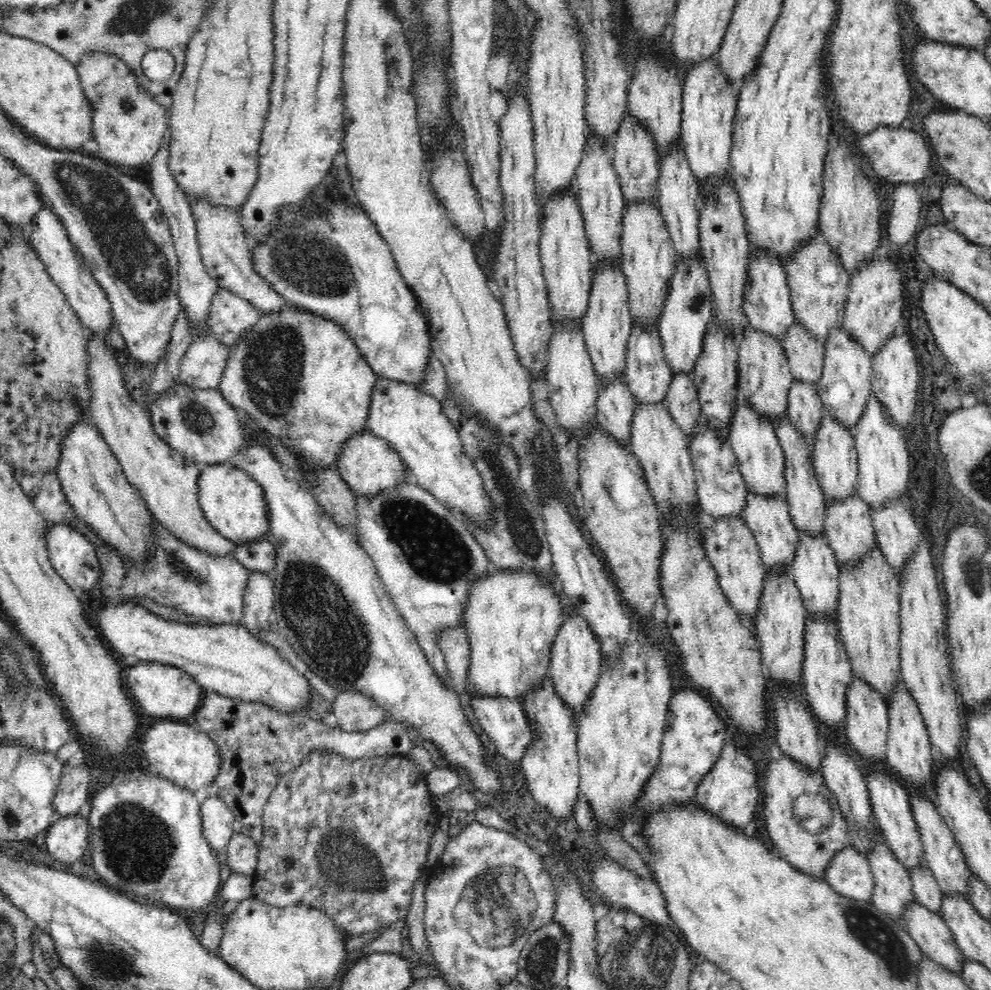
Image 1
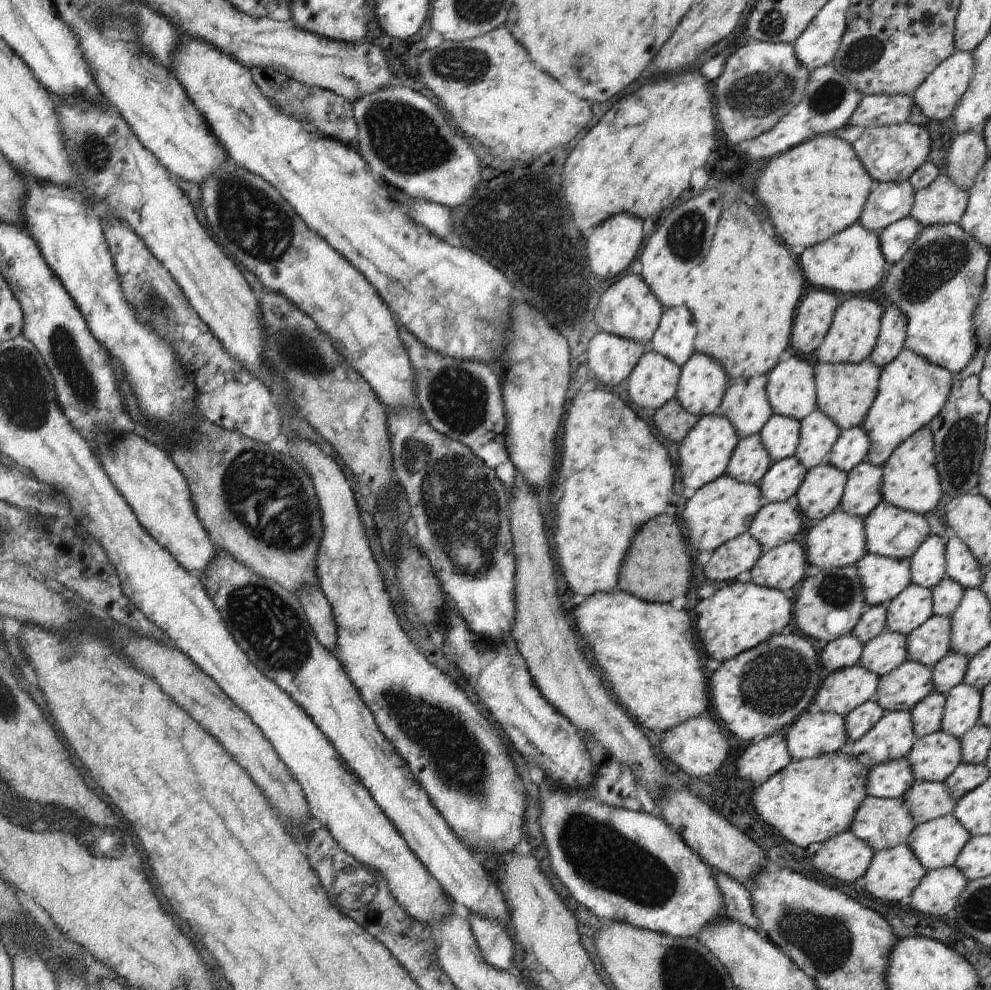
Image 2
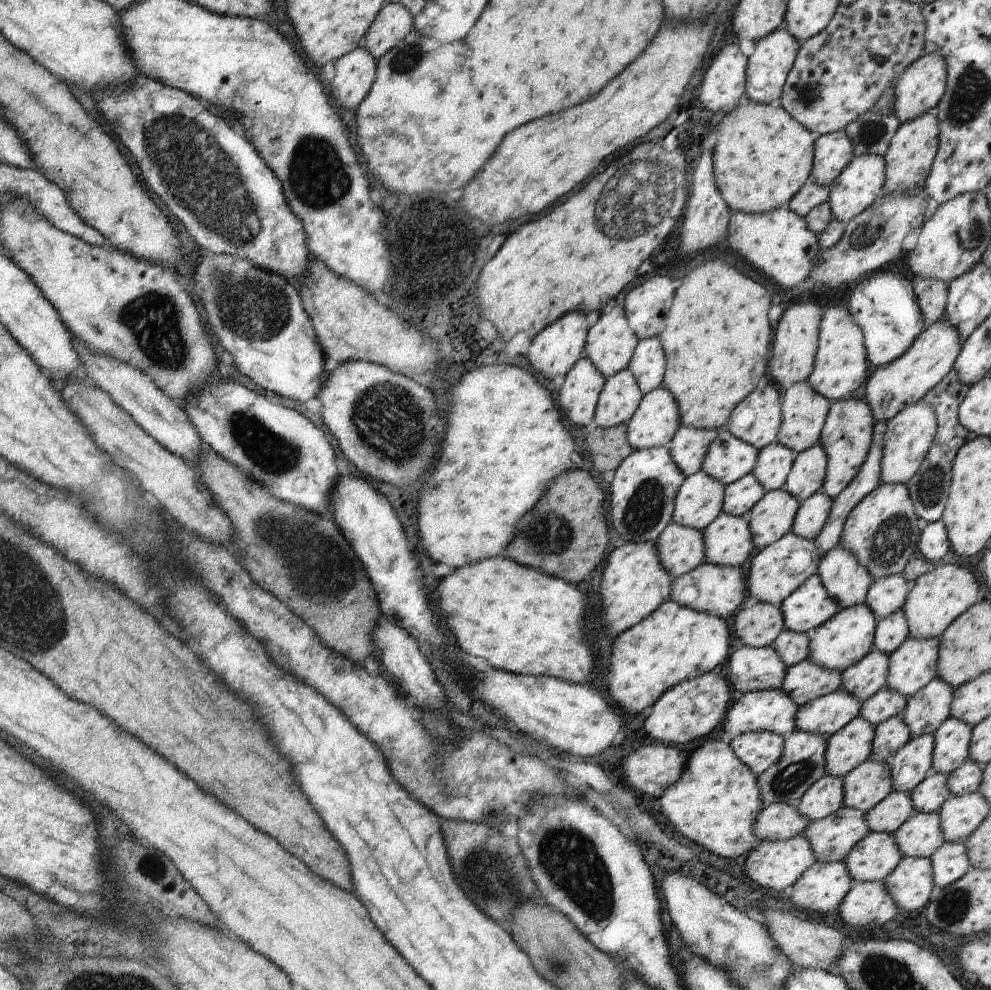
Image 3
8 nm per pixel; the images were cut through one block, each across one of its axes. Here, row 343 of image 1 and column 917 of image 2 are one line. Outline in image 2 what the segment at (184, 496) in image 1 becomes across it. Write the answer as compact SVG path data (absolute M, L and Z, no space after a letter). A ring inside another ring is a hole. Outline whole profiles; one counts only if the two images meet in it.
M956 51L947 60L944 60L914 92L913 102L928 118L939 122L950 121L964 92L968 91L973 77L974 64L971 54L965 51Z

